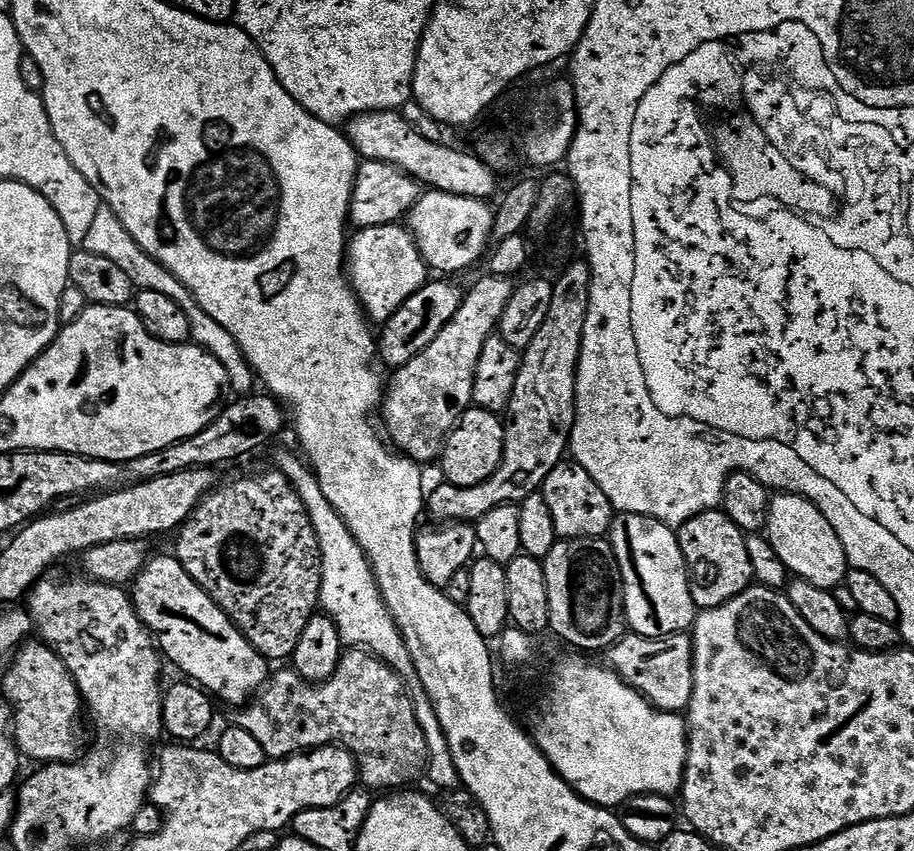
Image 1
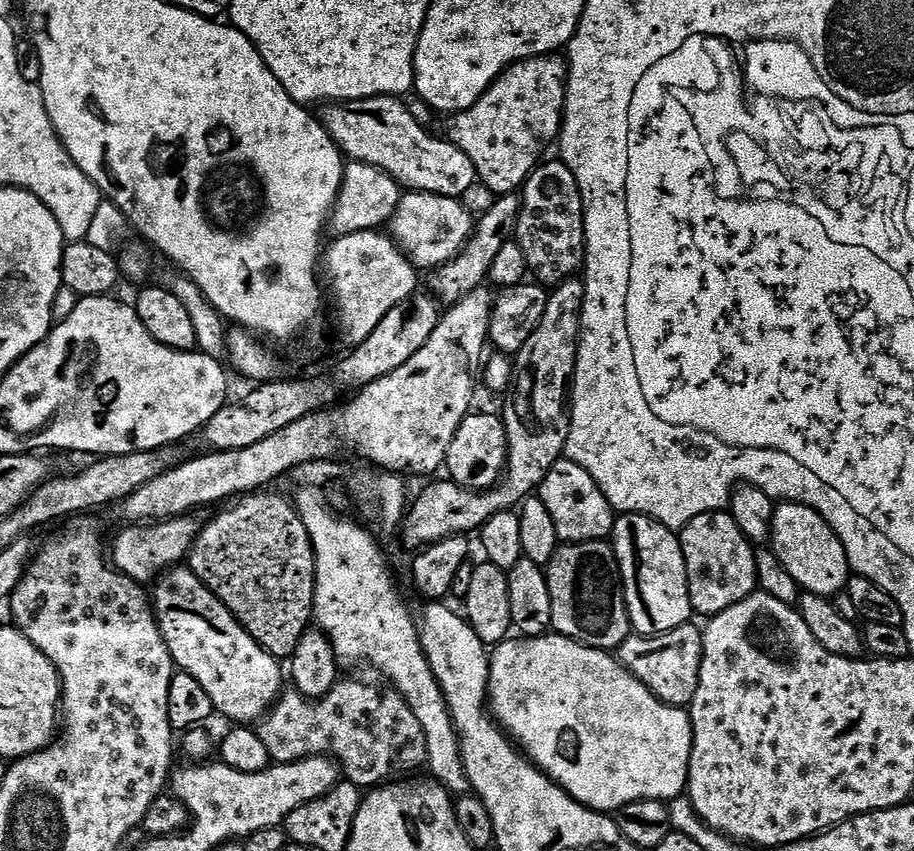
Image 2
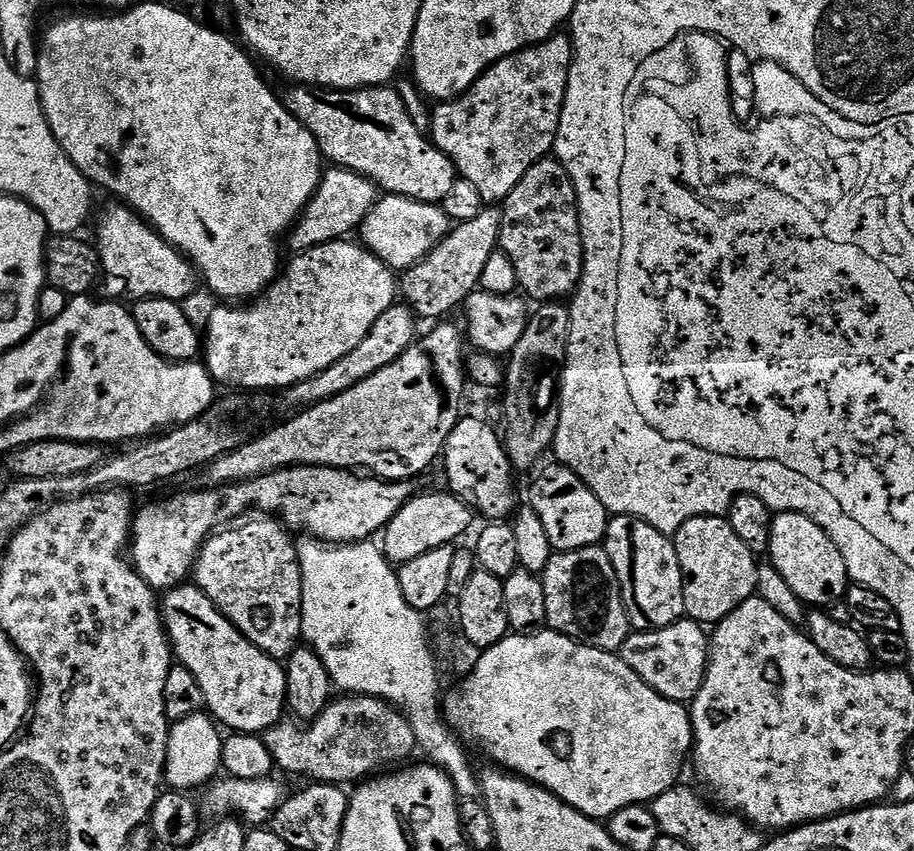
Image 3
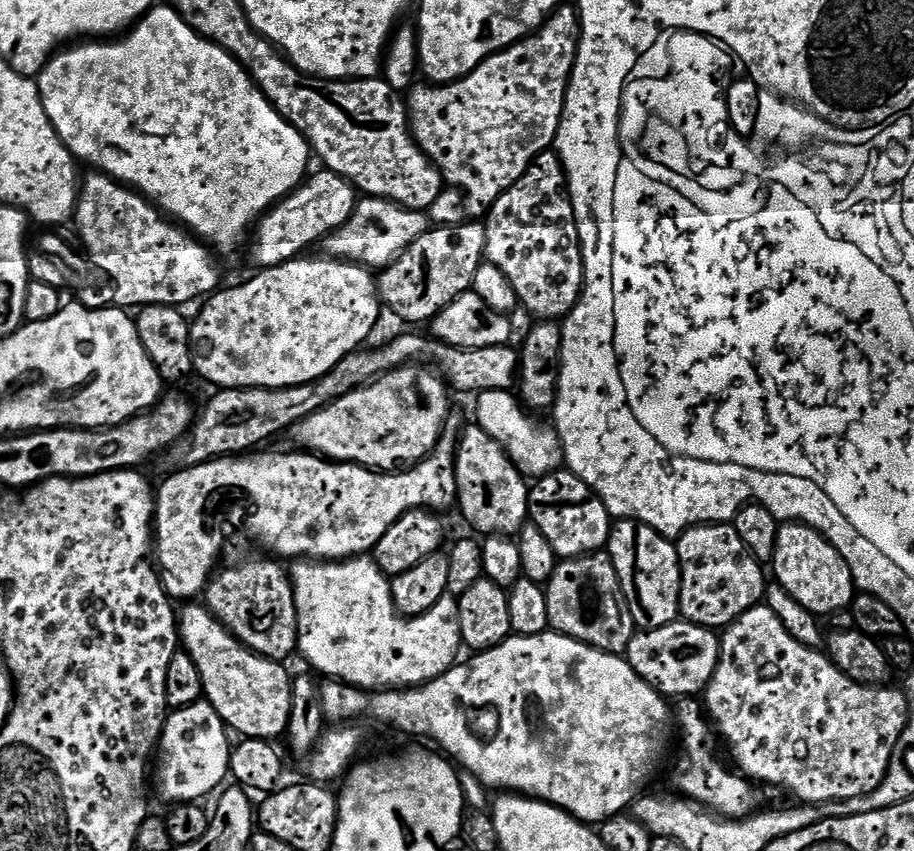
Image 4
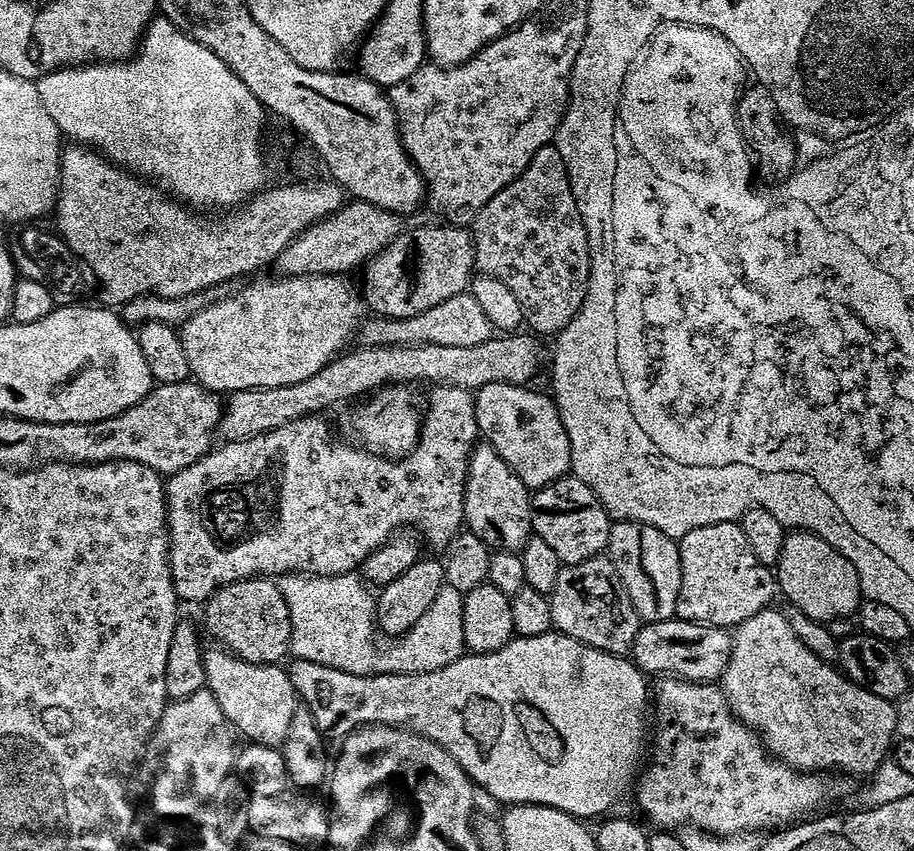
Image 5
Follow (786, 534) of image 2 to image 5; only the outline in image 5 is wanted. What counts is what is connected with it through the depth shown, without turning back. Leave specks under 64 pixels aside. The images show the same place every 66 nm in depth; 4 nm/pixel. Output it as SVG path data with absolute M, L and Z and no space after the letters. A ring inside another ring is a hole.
M793 531L785 535L782 558L778 565L778 588L788 595L787 603L802 610L811 620L827 626L831 620L852 618L862 603L860 575L849 560L830 542L812 532Z

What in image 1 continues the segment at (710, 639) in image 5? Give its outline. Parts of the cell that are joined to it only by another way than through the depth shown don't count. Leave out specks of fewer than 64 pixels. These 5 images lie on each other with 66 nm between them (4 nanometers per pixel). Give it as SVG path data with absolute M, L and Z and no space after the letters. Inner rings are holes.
M688 632L662 638L625 634L607 649L607 667L616 672L636 692L648 699L654 708L664 712L683 713L694 690L694 654L692 637Z

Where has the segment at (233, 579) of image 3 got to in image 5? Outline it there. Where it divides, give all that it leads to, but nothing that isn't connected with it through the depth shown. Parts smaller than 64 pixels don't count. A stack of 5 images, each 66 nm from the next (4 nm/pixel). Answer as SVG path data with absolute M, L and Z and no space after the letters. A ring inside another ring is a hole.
M257 578L255 580L239 580L219 588L207 601L208 628L217 645L223 646L233 656L251 664L283 665L284 659L289 659L292 646L292 619L290 606L286 606L286 598L282 594L279 583L272 578Z

